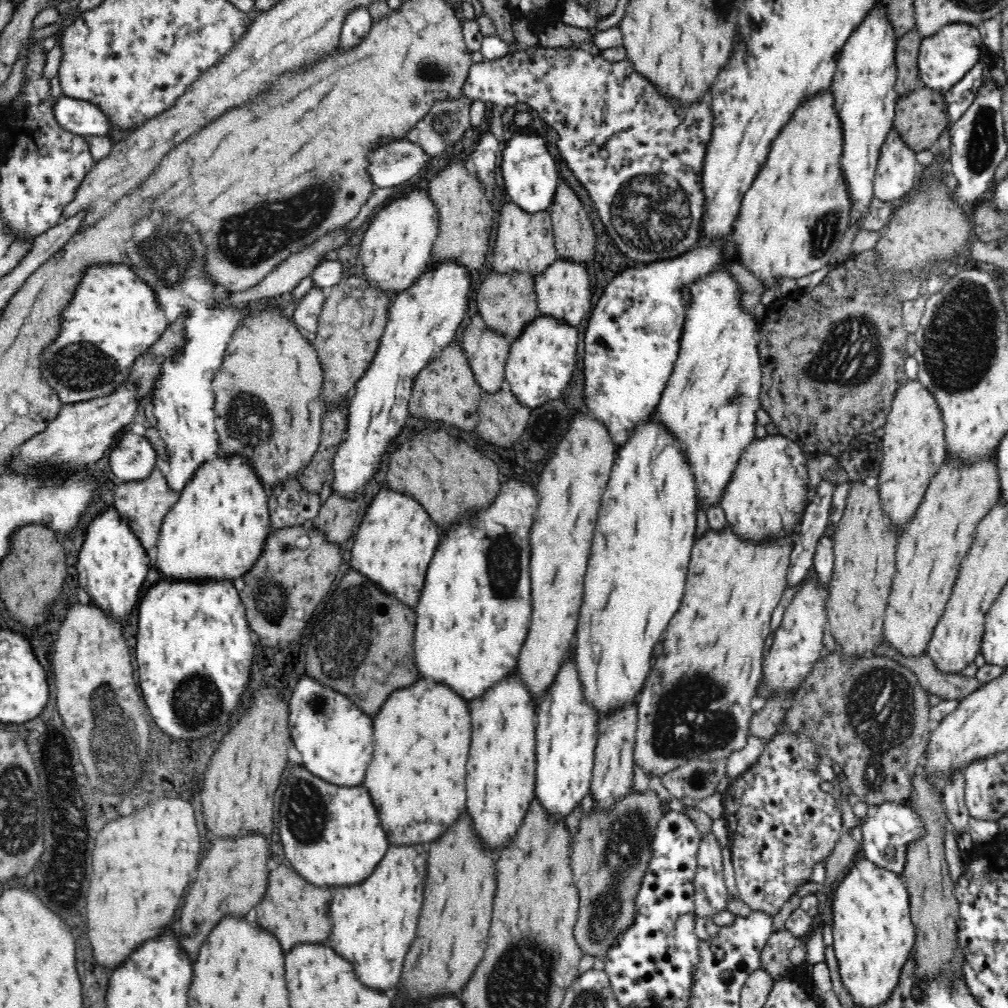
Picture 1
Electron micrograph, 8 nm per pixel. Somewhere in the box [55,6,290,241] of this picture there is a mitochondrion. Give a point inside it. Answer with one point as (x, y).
(161, 54)

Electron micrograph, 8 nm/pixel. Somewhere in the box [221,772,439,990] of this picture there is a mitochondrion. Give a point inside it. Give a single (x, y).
(306, 810)

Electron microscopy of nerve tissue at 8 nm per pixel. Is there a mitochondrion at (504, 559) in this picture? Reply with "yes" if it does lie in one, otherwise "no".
yes

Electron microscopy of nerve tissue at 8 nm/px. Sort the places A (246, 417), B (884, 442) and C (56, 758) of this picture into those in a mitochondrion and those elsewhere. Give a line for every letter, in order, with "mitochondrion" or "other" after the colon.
A: mitochondrion
B: other
C: mitochondrion

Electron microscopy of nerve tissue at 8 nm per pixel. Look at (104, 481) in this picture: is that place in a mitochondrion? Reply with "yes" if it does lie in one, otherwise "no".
no

